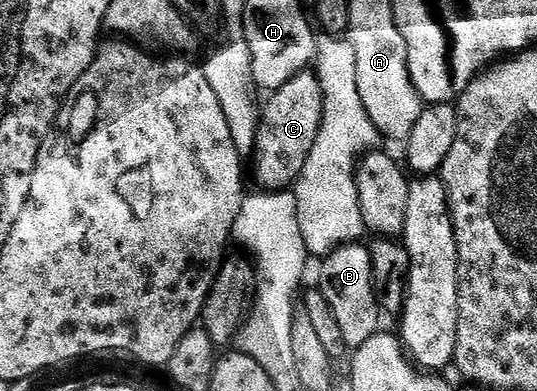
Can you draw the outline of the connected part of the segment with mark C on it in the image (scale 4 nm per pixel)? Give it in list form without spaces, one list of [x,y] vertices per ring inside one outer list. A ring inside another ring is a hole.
[[[304,70],[267,99],[270,100],[266,108],[261,108],[255,133],[254,179],[263,191],[284,191],[293,188],[301,177],[308,153],[312,153],[312,145],[316,145],[323,109],[320,81],[313,70]]]

